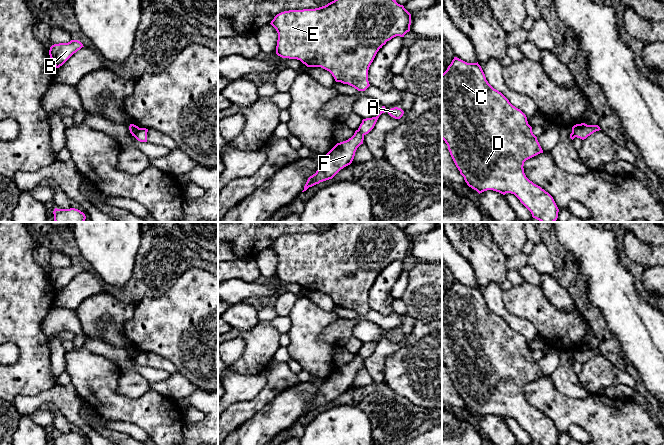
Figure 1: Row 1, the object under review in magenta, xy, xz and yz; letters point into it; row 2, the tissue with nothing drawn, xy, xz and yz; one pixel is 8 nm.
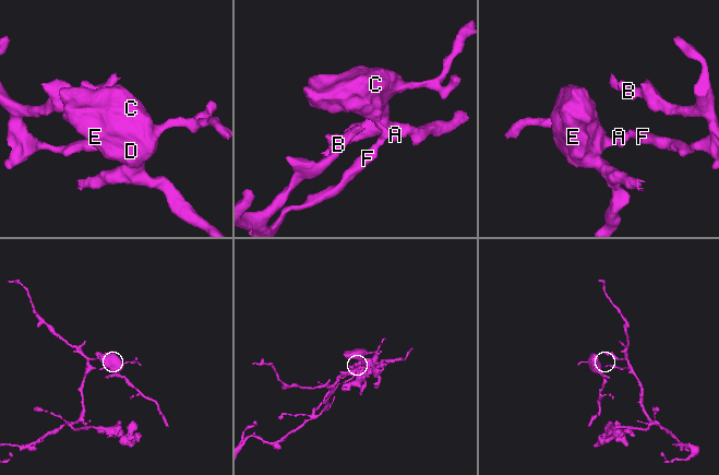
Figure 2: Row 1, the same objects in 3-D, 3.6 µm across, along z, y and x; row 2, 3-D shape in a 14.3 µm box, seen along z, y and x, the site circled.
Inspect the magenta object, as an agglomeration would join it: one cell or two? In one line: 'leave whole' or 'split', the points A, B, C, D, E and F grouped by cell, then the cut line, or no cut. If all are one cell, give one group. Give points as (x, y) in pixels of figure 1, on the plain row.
split | A C D E / B F | xy (139, 352), (134, 360)

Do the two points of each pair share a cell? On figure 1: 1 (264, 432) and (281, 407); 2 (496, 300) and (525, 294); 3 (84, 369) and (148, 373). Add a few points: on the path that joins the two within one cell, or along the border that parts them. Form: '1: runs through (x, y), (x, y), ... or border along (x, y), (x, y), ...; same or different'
1: runs through (265, 426), (278, 413); same
2: border along (503, 290), (502, 302), (504, 307), (517, 317); different
3: border along (103, 356), (112, 361), (121, 371); different

